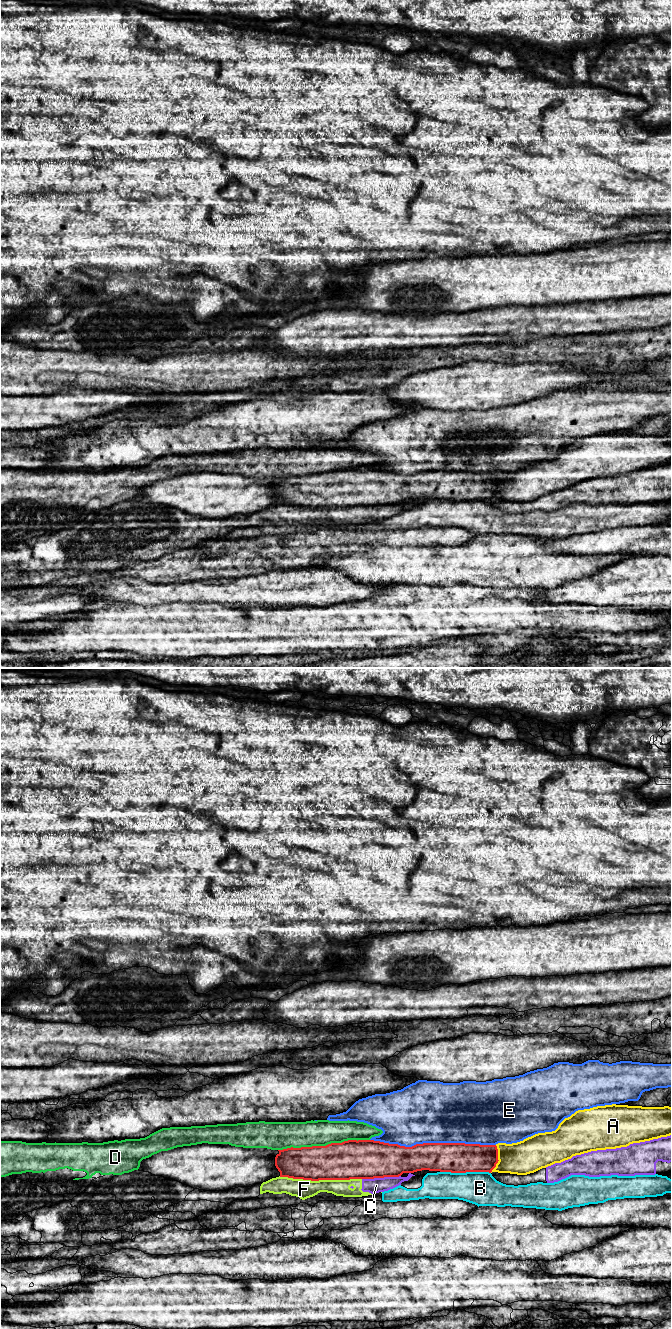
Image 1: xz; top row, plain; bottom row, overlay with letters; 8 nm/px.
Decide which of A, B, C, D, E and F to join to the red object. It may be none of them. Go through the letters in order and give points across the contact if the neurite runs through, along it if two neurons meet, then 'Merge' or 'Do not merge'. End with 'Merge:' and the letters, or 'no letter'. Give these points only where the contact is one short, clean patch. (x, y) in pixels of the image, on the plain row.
A: Do not merge
B: Boundary: xz (440, 499), (490, 501). Do not merge
C: Do not merge
D: Do not merge
E: Do not merge
F: Do not merge
Merge: no letter

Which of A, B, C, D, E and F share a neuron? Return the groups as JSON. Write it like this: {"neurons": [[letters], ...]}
{"neurons": [["A"], ["B"], ["C", "F"], ["D"], ["E"]]}

